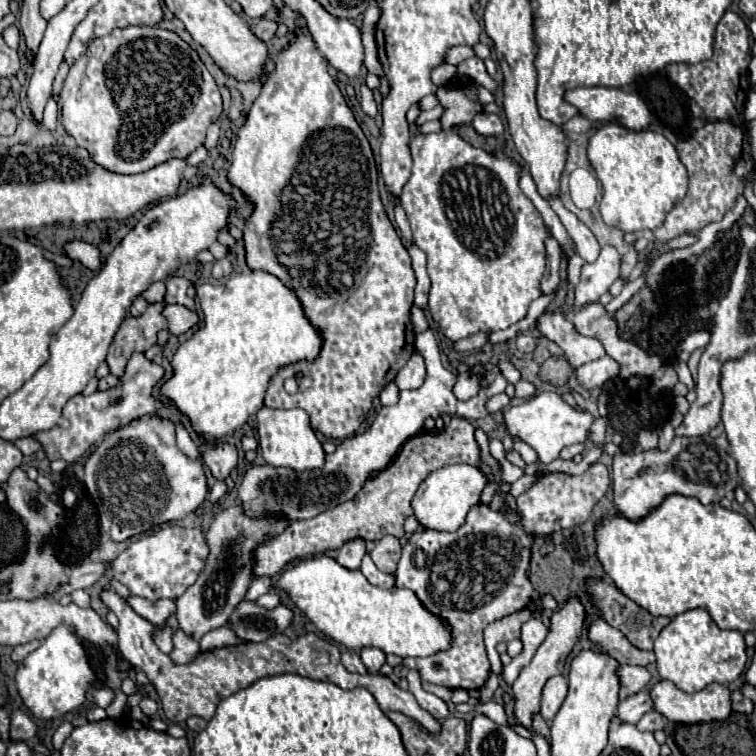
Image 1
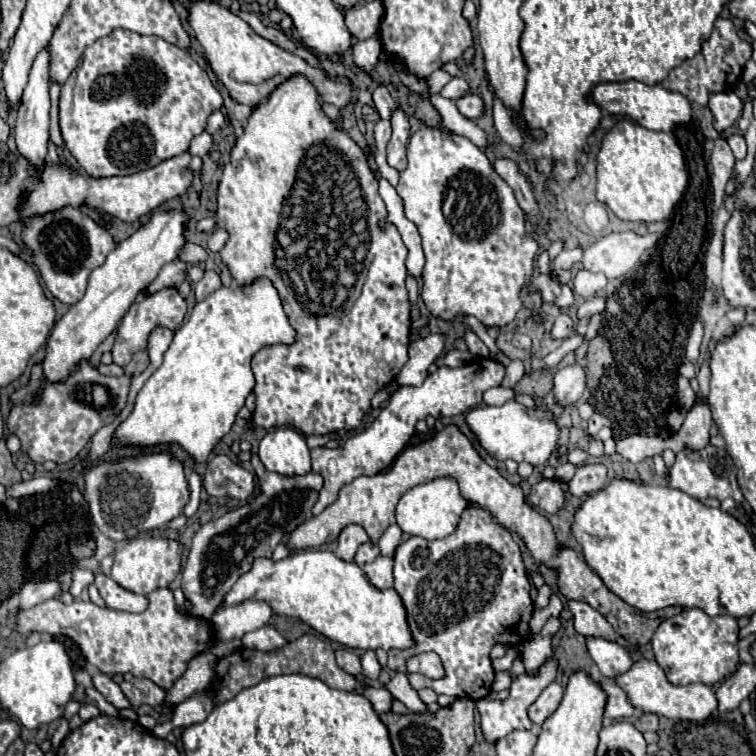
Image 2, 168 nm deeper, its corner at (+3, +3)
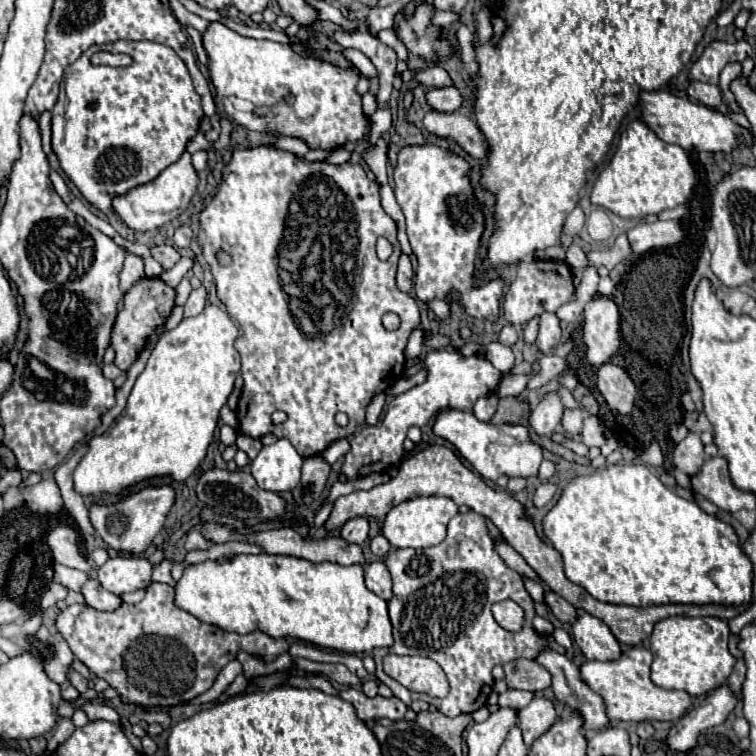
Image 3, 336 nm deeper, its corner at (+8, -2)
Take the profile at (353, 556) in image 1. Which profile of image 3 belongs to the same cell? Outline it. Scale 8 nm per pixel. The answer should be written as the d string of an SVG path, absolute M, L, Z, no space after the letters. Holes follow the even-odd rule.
M356 517L350 519L342 529L340 529L340 537L348 543L358 543L362 545L368 539L368 519L366 517Z

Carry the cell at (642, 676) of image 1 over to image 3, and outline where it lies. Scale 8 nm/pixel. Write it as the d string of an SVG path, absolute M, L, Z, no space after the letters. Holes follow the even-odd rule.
M578 611L578 619L572 625L574 643L580 647L588 661L616 661L620 659L620 645L608 625L592 617L586 611Z

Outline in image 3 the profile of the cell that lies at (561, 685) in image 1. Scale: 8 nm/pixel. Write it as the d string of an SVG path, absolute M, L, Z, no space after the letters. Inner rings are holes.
M534 697L530 705L520 709L518 717L520 717L520 729L524 735L524 743L530 747L534 739L538 739L556 721L556 709L550 699Z

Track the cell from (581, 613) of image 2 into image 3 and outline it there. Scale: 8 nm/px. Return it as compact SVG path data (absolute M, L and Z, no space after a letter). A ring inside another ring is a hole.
M550 591L544 595L544 601L546 601L546 605L550 605L550 609L558 621L562 621L562 623L574 623L576 621L576 617L578 617L576 609L566 599L562 599L560 595Z

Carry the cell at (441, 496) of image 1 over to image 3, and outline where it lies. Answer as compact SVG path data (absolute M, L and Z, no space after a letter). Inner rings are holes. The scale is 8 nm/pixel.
M436 495L414 497L414 499L408 499L390 509L390 513L386 515L386 521L382 525L382 535L394 547L412 547L412 549L432 547L432 545L438 545L440 541L444 541L446 525L456 513L458 513L458 505L448 497L436 497Z

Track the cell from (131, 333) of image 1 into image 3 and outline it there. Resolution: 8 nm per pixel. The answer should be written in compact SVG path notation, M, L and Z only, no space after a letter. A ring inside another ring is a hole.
M146 277L146 279L138 281L124 295L124 309L116 317L116 323L114 323L114 329L112 329L112 339L110 339L110 345L116 351L114 363L122 371L126 371L136 361L136 357L144 349L146 339L150 337L152 331L156 331L160 325L164 325L172 307L174 307L174 289L168 287L166 283L162 283L160 279L148 279Z

